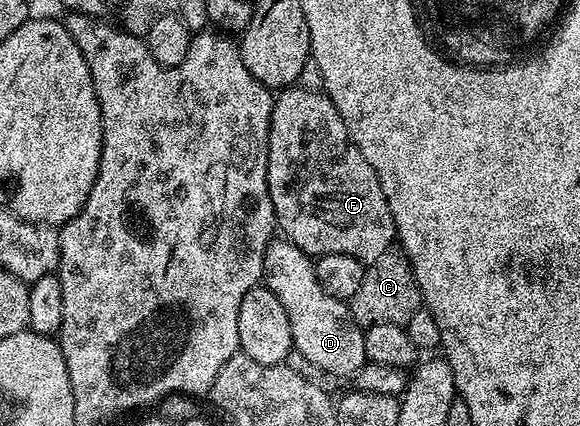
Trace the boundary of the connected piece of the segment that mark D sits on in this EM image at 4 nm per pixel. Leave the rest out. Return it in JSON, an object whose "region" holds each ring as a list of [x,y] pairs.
{"region":[[[285,238],[271,240],[264,254],[264,286],[276,294],[292,330],[293,351],[304,354],[308,362],[320,366],[327,376],[357,377],[366,363],[366,337],[354,321],[347,301],[337,300],[320,286],[315,261]]]}

